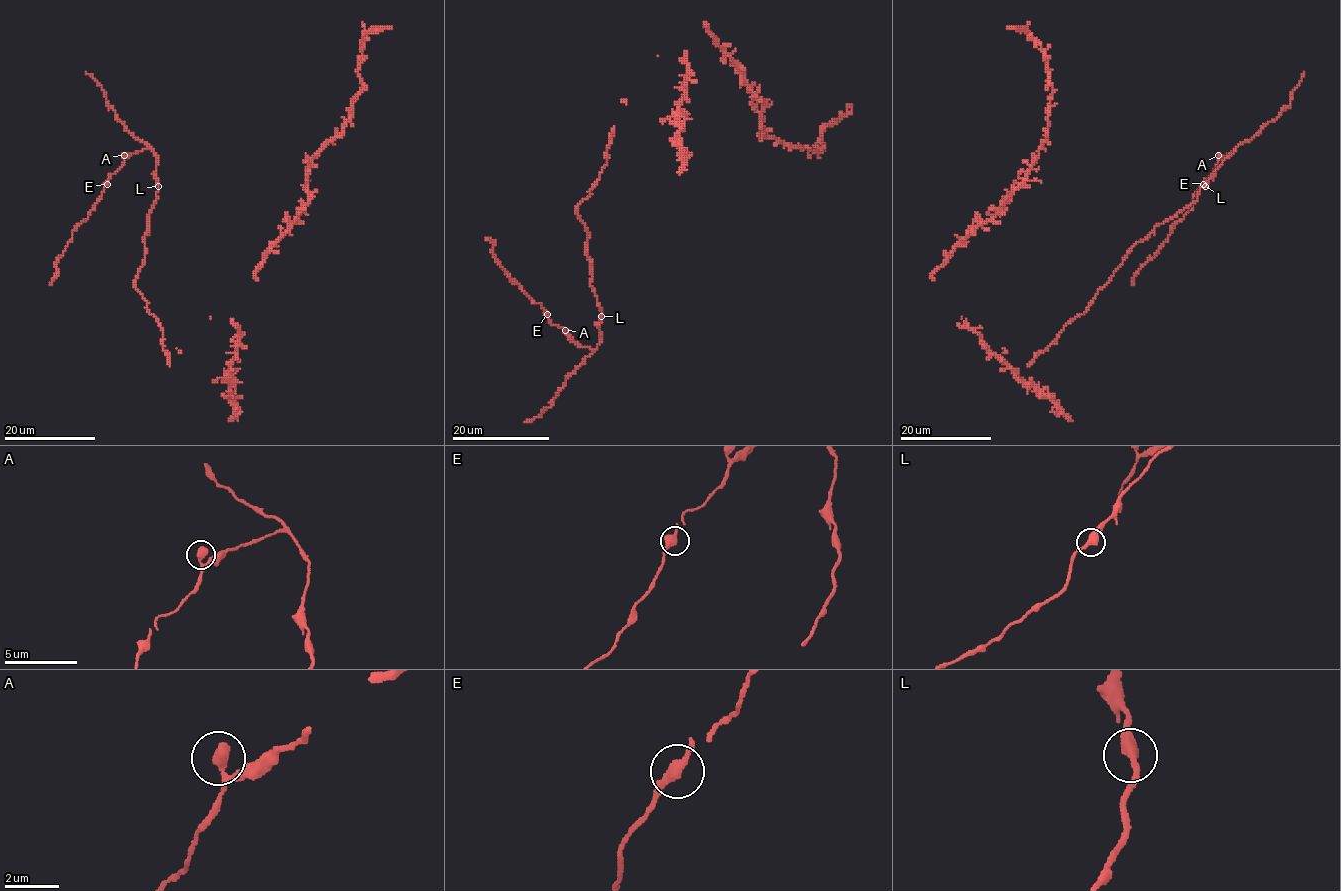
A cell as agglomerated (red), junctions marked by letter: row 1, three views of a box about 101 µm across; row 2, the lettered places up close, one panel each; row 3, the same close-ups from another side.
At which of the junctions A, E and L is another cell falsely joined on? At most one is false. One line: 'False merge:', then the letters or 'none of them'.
False merge: none of them

